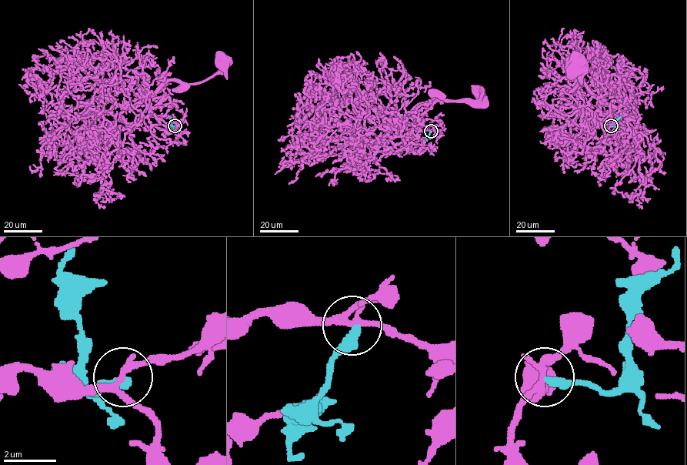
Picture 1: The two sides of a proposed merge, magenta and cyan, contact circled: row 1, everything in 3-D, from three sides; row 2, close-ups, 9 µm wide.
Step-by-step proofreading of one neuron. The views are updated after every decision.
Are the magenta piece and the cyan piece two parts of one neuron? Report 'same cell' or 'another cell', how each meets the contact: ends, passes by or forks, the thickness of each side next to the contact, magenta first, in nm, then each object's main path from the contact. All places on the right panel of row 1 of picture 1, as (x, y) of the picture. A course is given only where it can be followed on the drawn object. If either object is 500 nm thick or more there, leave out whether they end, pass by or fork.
another cell; magenta forks; cyan ends; calibres 220 and 360 nm; course magenta (611, 125), (601, 125), (595, 118), (619, 125), (625, 115), (599, 99), (583, 81), (580, 84), (578, 60); course cyan (611, 125), (615, 126), (621, 116)

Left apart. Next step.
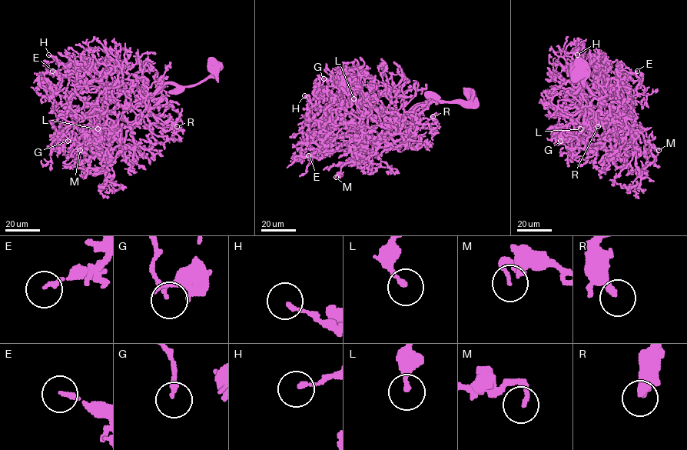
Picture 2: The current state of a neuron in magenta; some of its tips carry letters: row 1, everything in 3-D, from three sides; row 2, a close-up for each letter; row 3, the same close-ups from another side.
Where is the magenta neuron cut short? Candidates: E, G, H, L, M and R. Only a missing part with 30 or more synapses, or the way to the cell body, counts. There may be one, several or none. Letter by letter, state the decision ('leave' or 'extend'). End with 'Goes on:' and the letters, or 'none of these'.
E: leave
G: leave
H: leave
L: leave
M: leave
R: leave
Goes on: none of these

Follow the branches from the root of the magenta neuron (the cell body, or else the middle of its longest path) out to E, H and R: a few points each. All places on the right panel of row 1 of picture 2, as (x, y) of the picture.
E: (581, 65), (582, 86), (612, 107), (618, 106), (618, 98), (602, 75), (621, 68), (637, 71)
H: (581, 65), (582, 86), (618, 107), (595, 67), (572, 74), (577, 54)
R: (581, 65), (582, 86), (585, 84), (622, 114), (620, 121), (608, 124), (598, 117), (598, 104), (598, 126)

